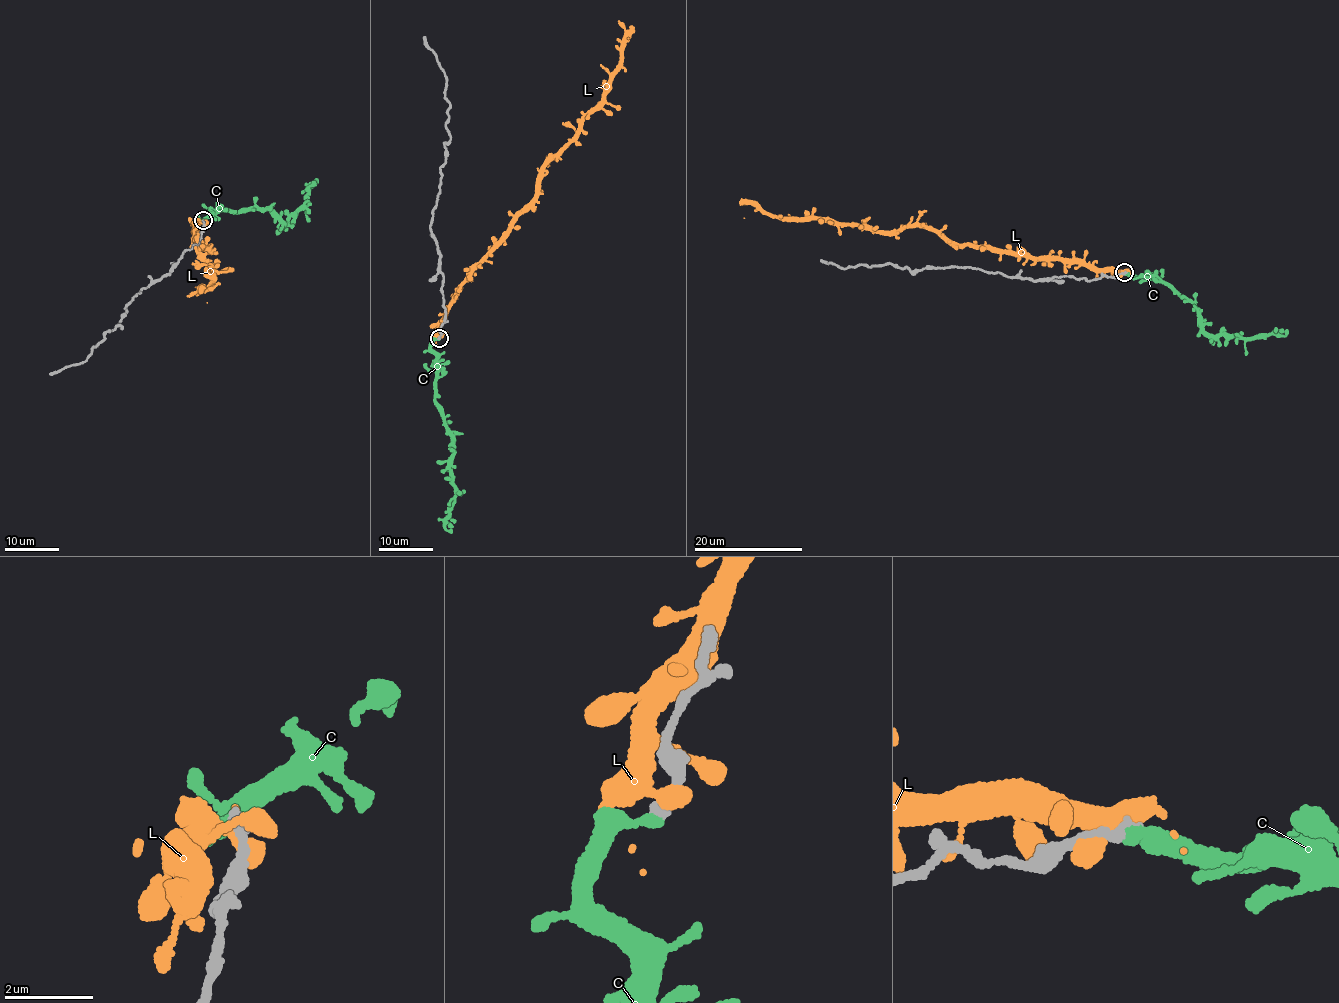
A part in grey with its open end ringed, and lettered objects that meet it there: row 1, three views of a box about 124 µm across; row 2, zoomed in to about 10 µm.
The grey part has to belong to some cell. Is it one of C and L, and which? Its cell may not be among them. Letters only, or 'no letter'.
no letter

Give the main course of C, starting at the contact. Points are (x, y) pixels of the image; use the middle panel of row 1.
C: (439, 338), (431, 345), (431, 352), (437, 356), (436, 402), (452, 449), (455, 503), (445, 529), (452, 530)

